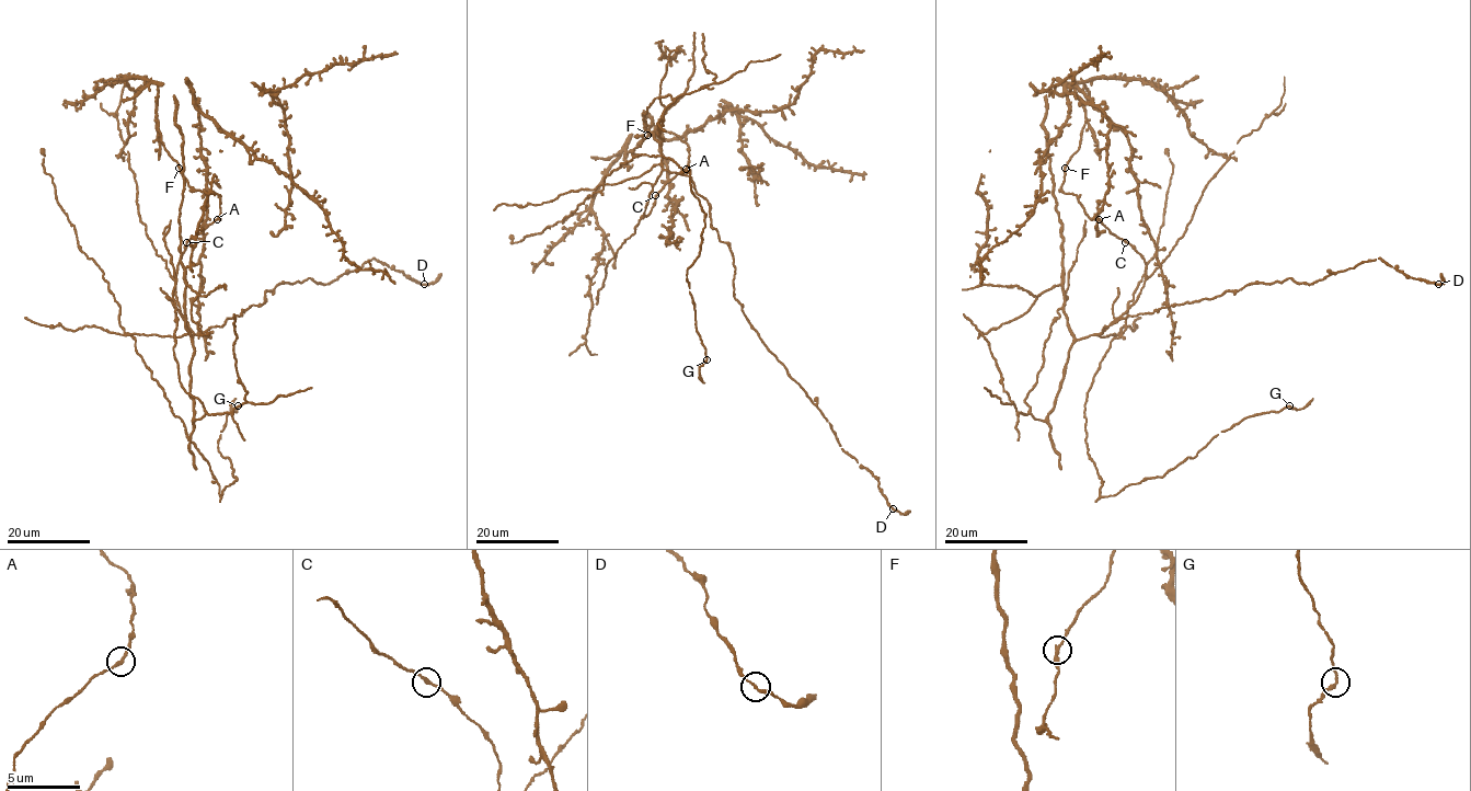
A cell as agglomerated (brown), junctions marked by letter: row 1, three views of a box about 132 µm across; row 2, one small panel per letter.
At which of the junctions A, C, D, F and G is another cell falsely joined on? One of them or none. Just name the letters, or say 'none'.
none

